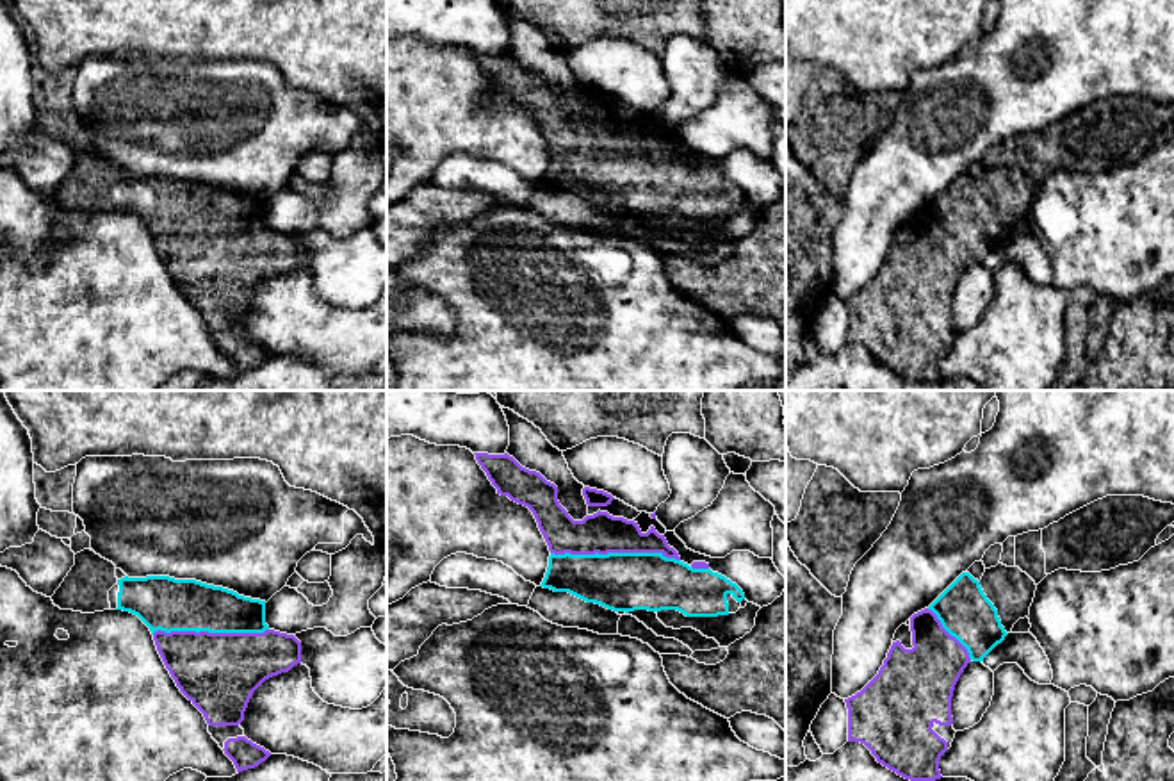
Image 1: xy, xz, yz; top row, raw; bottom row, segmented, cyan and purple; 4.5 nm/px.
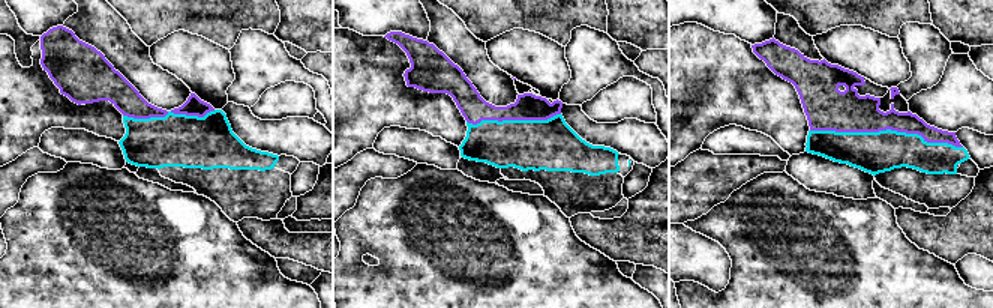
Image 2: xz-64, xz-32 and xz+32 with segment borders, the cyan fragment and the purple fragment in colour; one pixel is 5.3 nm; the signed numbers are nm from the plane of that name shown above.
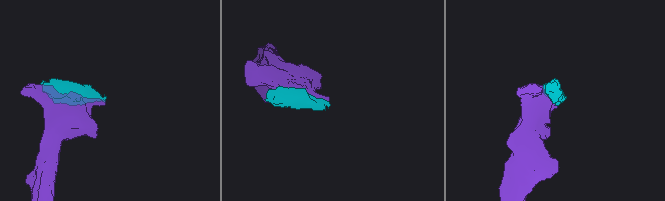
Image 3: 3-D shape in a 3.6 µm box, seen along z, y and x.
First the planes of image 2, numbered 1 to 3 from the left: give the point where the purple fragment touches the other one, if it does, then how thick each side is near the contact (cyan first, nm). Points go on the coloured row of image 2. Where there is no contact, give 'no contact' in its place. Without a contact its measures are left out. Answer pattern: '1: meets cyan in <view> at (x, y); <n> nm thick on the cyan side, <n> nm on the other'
1: meets cyan in xz-64 at (168, 111); 280 nm thick on the cyan side, 150 nm on the other
2: meets cyan in xz-32 at (513, 120); 280 nm thick on the cyan side, 150 nm on the other
3: meets cyan in xz+32 at (887, 129); 220 nm thick on the cyan side, 220 nm on the other

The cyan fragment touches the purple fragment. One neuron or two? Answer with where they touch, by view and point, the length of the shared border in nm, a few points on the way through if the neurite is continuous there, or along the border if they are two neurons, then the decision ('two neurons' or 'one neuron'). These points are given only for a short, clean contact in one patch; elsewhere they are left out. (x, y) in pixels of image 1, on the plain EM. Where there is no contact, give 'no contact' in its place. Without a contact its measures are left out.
xz (615, 154) | 600 nm | one neuron

